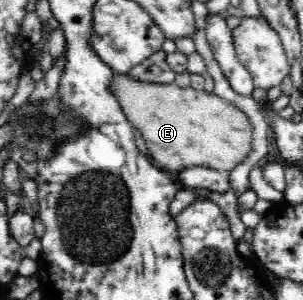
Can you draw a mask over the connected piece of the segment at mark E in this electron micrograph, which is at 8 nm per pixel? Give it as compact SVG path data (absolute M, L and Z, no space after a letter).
M117 74L114 78L114 83L111 84L111 89L115 93L115 97L119 100L119 103L123 107L124 115L129 119L129 122L133 125L134 130L137 130L141 136L145 139L147 144L147 156L151 159L156 167L165 169L167 171L182 171L188 169L189 167L203 167L219 171L220 173L228 174L237 165L240 165L251 152L251 142L253 142L253 127L247 118L247 115L241 111L235 104L227 102L223 98L215 95L213 92L209 93L205 90L198 90L193 88L180 88L174 83L172 84L144 84L143 82L138 82L135 79L131 79L129 75Z

